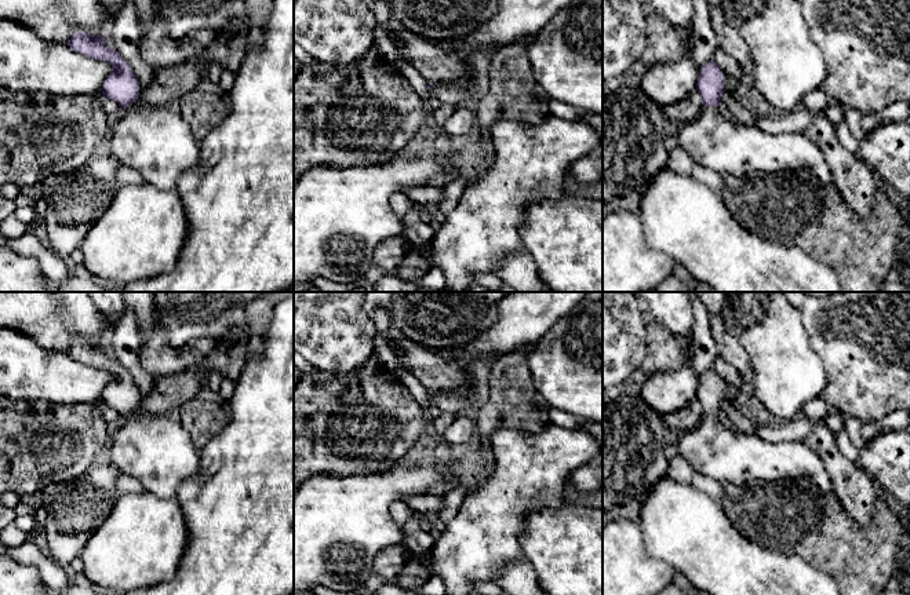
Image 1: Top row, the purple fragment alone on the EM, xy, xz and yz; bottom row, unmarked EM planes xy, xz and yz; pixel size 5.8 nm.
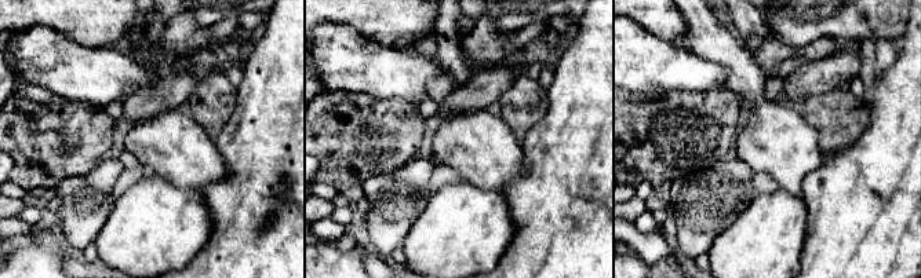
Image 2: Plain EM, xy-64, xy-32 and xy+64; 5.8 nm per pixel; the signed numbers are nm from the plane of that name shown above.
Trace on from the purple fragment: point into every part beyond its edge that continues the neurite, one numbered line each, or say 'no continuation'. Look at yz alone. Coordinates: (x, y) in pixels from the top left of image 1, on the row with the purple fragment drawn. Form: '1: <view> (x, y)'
1: yz (712, 141)

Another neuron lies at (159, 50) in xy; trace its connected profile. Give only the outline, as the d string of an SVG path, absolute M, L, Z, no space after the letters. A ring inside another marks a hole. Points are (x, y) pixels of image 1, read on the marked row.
M156 18L143 25L138 48L143 62L159 70L201 56L216 36L214 30L196 29L185 37L172 39L165 21Z

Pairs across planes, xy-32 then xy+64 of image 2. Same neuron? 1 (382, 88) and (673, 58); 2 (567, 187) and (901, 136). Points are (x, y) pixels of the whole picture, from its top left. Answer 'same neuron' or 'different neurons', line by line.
1: same neuron
2: same neuron

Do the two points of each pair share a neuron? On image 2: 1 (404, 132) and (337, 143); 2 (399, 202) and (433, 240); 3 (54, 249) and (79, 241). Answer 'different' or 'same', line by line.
1: same
2: different
3: different

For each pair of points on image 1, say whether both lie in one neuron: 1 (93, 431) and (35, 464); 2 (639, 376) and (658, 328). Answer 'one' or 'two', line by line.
1: one
2: one

